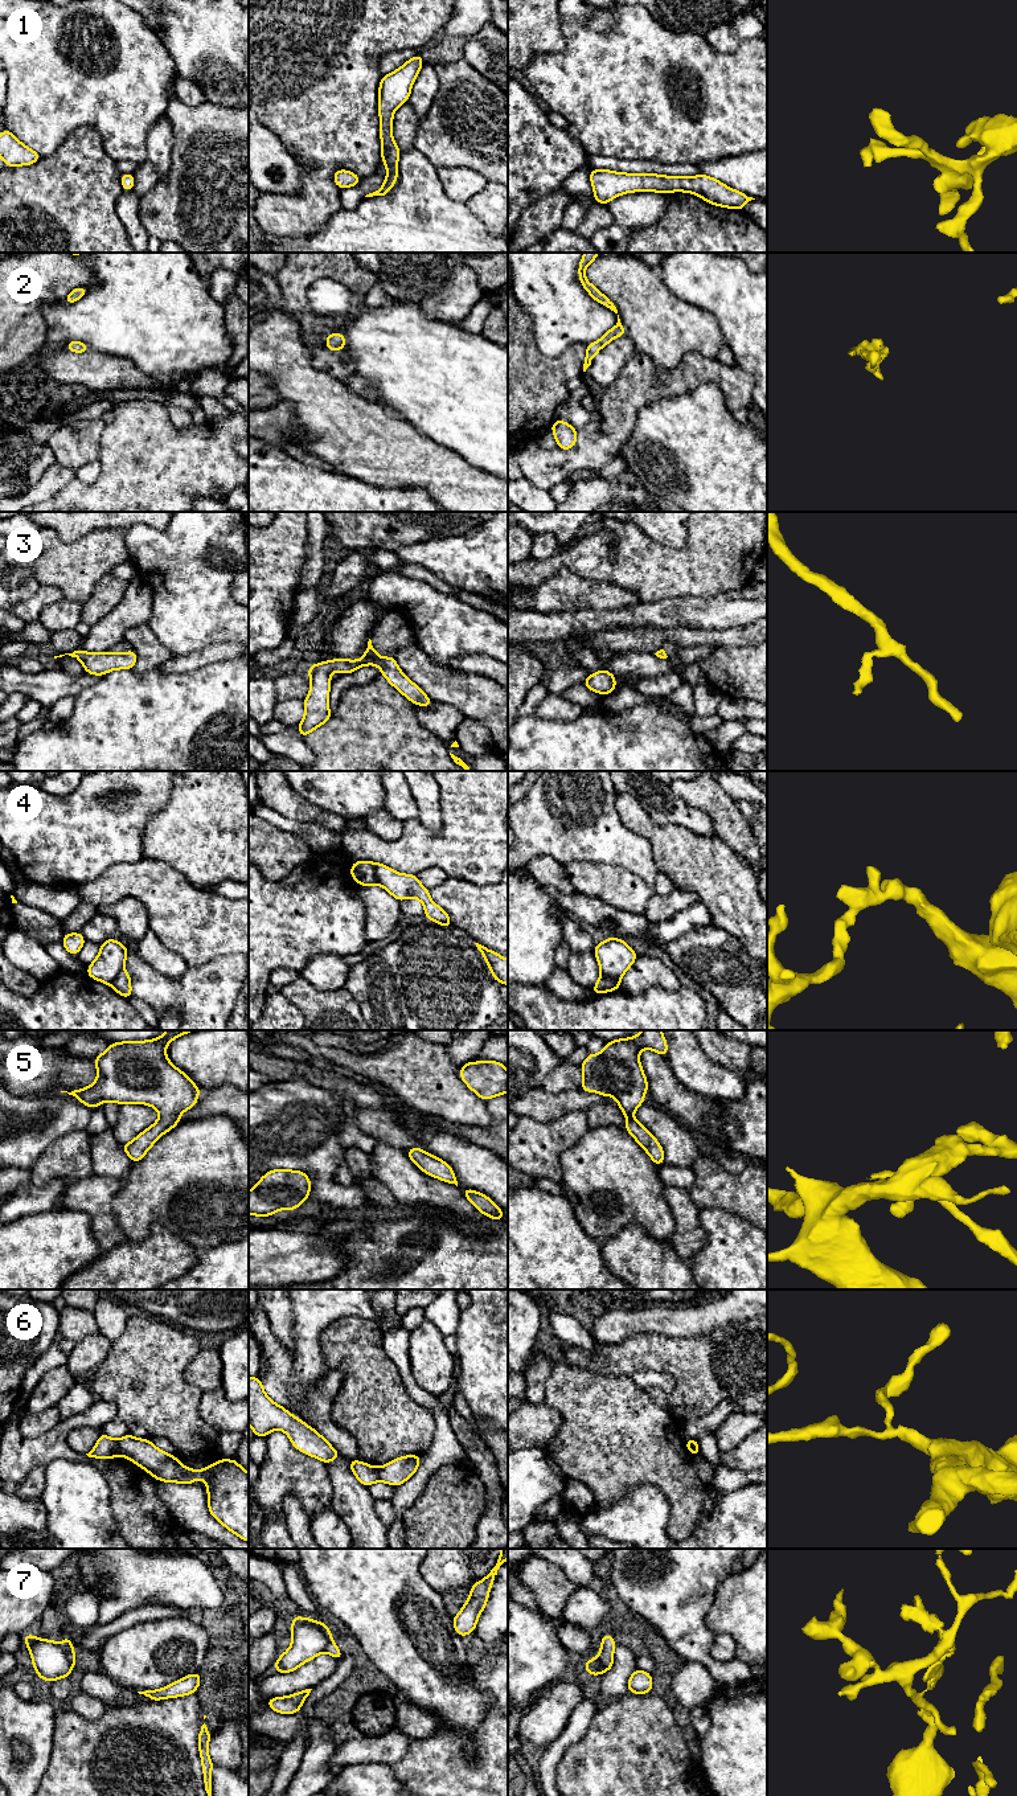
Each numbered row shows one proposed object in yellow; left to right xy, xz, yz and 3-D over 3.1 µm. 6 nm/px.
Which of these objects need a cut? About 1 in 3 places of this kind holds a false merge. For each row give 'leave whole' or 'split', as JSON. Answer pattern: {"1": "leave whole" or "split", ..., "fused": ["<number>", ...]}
{"1": "leave whole", "2": "leave whole", "3": "leave whole", "4": "split", "5": "leave whole", "6": "split", "7": "split", "fused": ["4", "6", "7"]}

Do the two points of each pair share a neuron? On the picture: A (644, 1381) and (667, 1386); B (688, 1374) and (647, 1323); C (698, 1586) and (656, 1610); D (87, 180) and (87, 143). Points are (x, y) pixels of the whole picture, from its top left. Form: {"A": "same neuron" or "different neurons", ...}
{"A": "same neuron", "B": "different neurons", "C": "same neuron", "D": "same neuron"}

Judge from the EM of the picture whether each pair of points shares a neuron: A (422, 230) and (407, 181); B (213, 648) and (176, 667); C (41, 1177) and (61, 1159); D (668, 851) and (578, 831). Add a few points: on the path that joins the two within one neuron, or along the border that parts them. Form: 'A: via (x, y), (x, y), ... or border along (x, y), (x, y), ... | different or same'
A: via (415, 218), (413, 216), (413, 193) | same
B: via (204, 657), (185, 664) | same
C: via (46, 1172), (56, 1163) | same
D: border along (626, 828), (639, 833), (650, 844), (659, 872) | different

